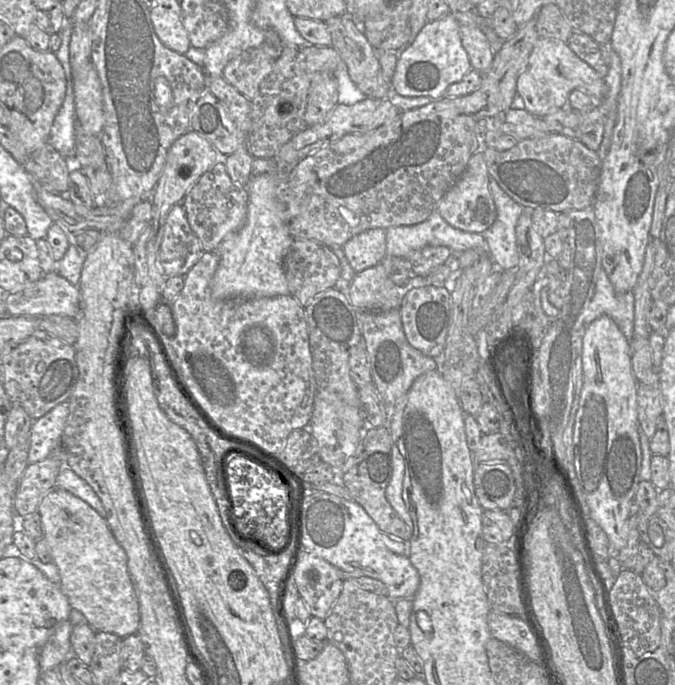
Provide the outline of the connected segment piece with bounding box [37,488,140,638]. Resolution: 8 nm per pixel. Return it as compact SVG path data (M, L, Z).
M63 489L48 492L37 513L60 574L59 587L72 609L80 612L95 630L124 638L136 634L140 613L136 592L127 569L127 557L104 517L85 501Z

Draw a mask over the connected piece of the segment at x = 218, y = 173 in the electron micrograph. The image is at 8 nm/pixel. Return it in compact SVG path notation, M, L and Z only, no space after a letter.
M218 161L202 174L181 202L189 225L199 239L203 251L217 251L218 245L245 223L249 195L246 187L234 183L227 173L225 163Z

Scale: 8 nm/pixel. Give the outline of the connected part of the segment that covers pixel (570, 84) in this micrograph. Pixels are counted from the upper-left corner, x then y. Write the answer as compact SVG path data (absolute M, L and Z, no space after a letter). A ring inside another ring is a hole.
M539 37L526 66L517 79L517 94L523 100L524 110L533 116L542 118L547 114L566 108L569 94L575 89L602 101L607 92L604 75L581 60L567 43L558 39Z

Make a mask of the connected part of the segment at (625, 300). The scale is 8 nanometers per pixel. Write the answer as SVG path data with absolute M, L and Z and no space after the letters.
M604 270L598 274L595 293L585 310L585 324L590 324L602 315L610 317L628 341L634 338L633 295L630 291L626 293L617 292Z

